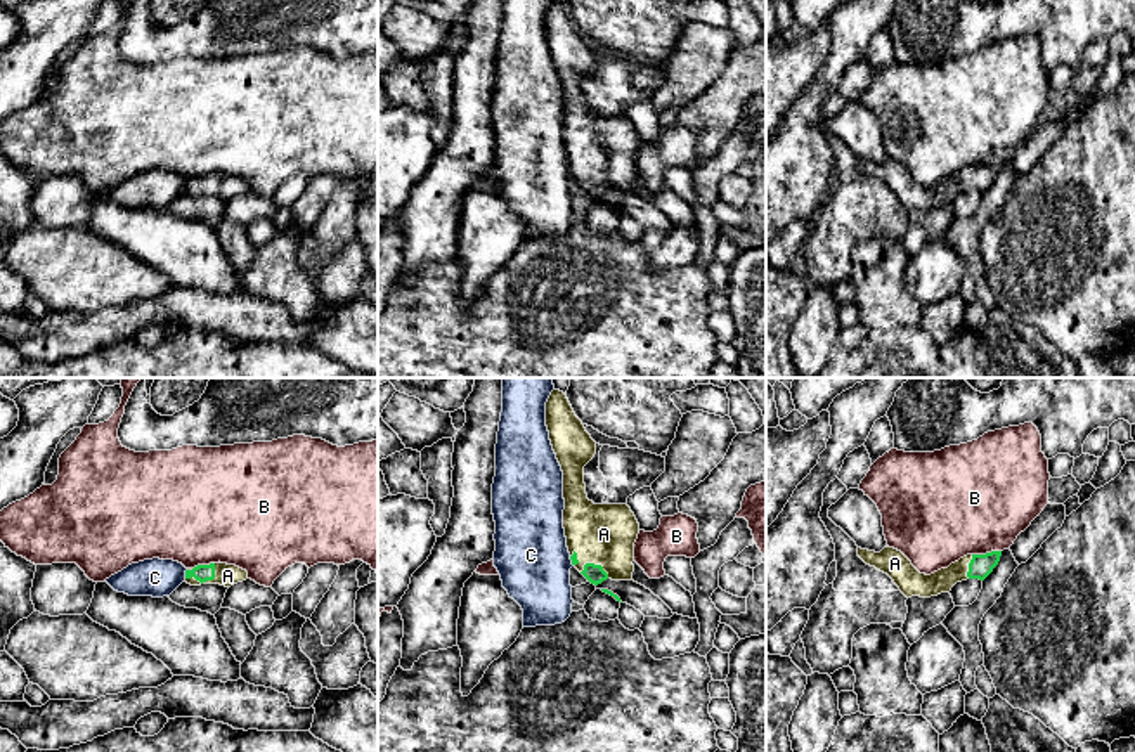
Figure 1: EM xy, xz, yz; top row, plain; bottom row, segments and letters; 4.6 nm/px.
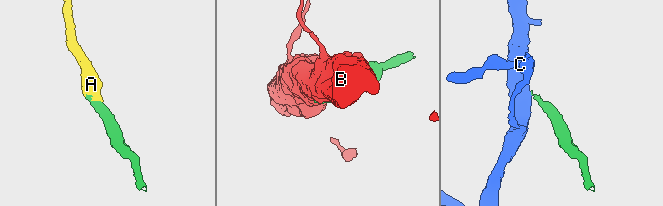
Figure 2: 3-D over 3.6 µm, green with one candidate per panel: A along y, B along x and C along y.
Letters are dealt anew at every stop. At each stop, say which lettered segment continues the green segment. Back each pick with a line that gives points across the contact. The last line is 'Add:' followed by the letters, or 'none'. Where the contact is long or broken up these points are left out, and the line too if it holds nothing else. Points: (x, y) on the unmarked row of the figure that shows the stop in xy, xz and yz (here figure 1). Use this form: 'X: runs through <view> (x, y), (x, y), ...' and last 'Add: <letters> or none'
A: runs through xy (201, 184), (207, 191), (227, 188)
Add: A

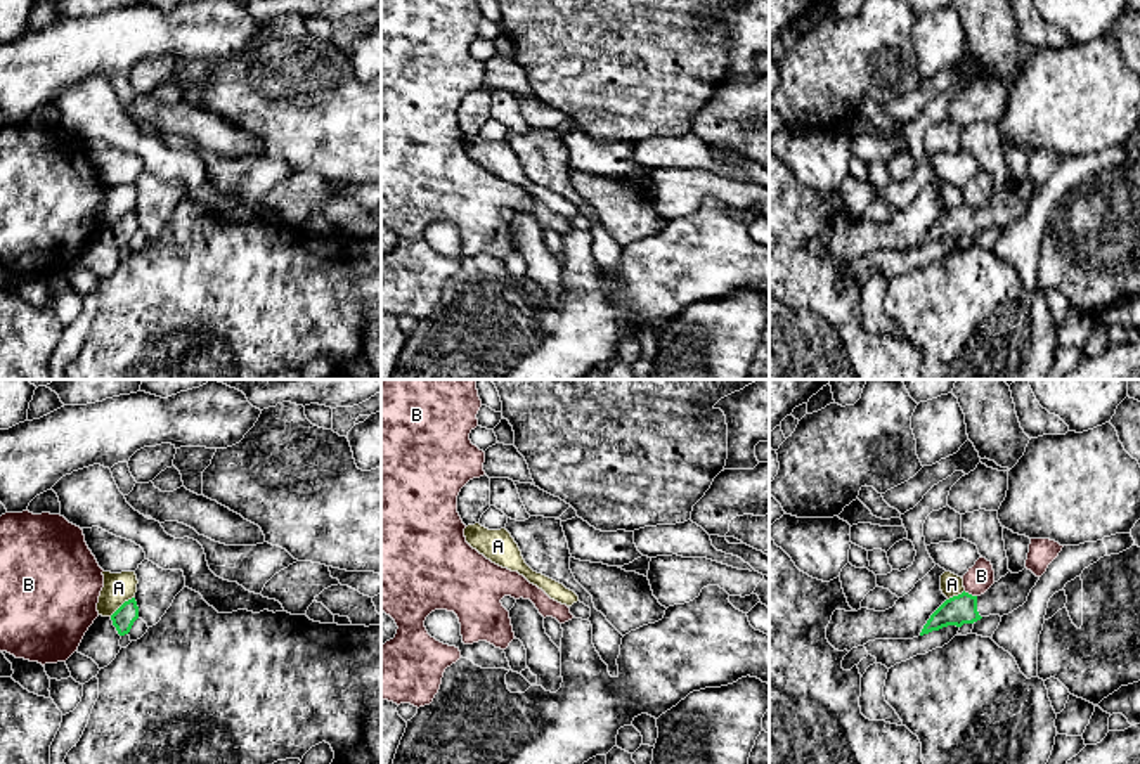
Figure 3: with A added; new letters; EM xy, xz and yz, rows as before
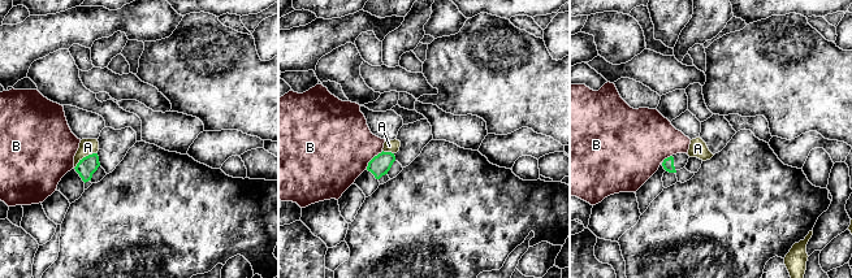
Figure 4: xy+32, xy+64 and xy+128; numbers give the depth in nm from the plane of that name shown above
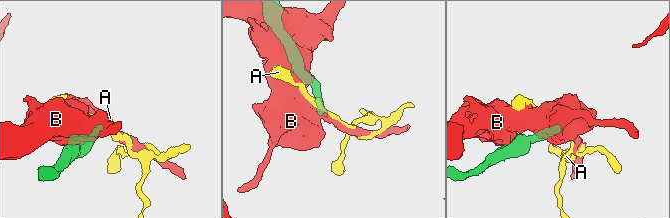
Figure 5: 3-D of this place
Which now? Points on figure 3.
Add: none

